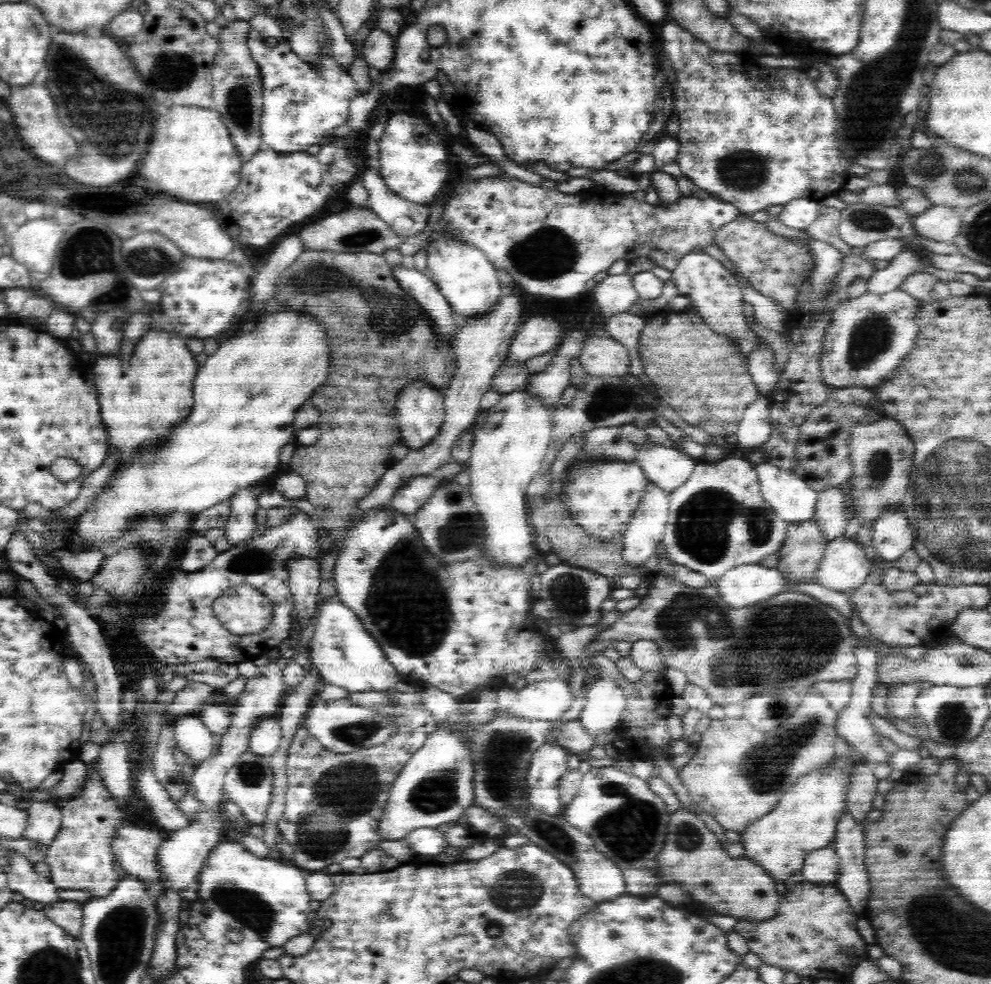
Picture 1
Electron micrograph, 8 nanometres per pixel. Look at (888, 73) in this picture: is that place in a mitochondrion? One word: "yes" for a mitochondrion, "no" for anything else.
yes

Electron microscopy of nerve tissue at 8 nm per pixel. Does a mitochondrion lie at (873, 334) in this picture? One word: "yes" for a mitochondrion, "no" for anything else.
yes

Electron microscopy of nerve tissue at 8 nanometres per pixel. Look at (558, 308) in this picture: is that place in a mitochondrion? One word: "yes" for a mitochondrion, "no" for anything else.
no

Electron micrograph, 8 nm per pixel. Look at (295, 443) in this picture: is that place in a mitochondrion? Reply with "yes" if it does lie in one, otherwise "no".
no

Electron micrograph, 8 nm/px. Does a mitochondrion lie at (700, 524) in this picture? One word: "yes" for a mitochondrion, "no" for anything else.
yes

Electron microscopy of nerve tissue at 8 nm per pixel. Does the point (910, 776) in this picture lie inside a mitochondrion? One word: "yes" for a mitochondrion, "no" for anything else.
no

